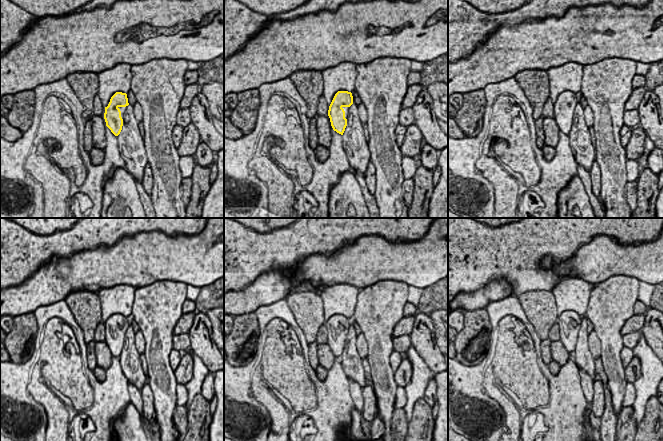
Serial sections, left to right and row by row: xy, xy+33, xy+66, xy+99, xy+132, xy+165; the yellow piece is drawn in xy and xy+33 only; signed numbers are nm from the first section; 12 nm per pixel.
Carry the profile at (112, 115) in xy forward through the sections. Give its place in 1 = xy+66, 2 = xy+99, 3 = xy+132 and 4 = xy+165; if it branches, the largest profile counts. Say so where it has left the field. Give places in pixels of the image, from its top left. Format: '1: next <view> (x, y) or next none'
1: next xy+66 (566, 99)
2: next xy+99 (117, 322)
3: next xy+132 (338, 322)
4: next xy+165 (569, 341)

